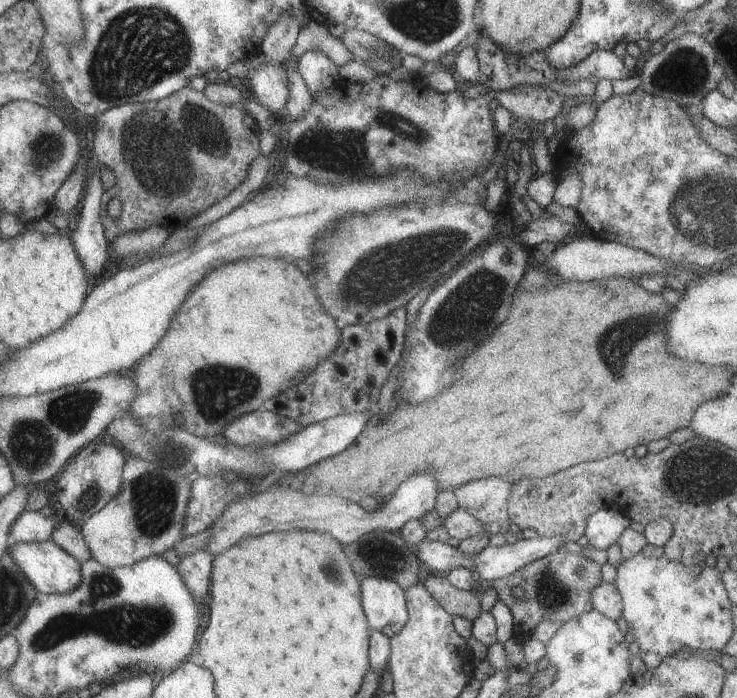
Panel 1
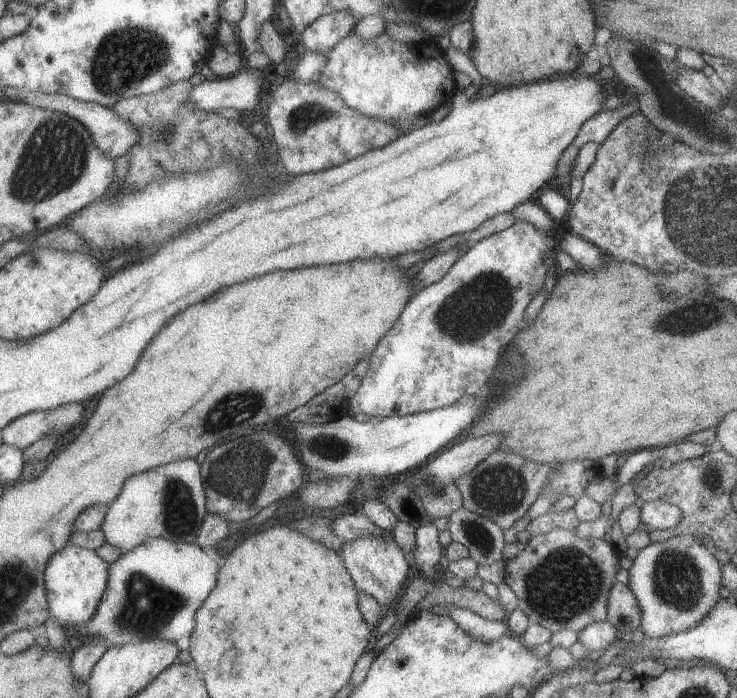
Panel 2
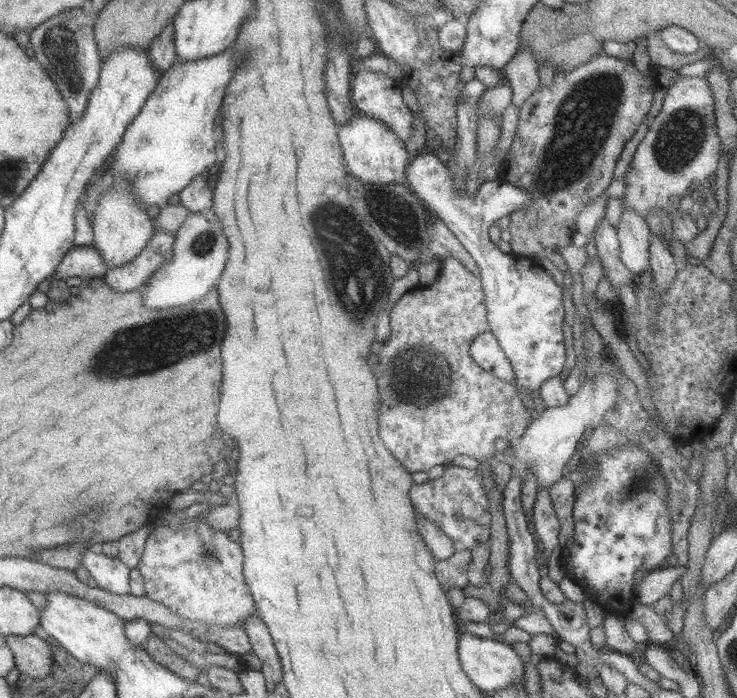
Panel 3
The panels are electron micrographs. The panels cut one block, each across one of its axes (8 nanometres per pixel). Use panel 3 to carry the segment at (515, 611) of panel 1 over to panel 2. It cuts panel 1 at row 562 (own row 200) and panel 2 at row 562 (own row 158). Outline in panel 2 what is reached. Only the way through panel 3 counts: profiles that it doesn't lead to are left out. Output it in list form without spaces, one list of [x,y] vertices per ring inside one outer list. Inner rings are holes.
[[[553,528],[547,534],[534,534],[529,540],[519,545],[517,556],[505,561],[503,581],[517,597],[517,605],[527,616],[530,623],[539,624],[554,633],[571,630],[579,633],[583,628],[596,621],[607,618],[607,598],[613,586],[615,574],[619,570],[620,554],[615,545],[600,538],[580,538],[575,530]]]

